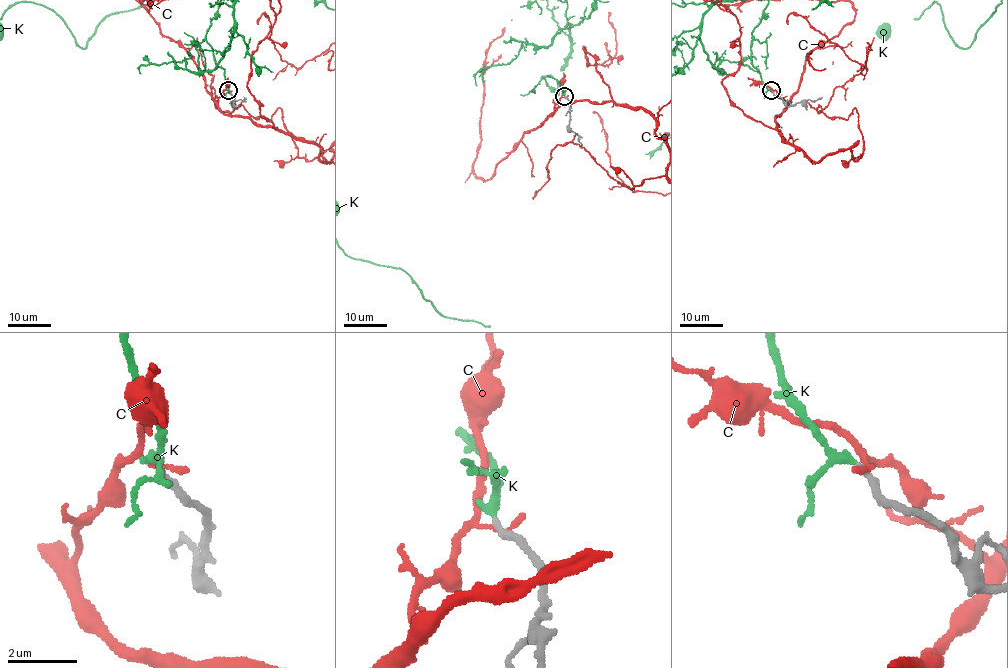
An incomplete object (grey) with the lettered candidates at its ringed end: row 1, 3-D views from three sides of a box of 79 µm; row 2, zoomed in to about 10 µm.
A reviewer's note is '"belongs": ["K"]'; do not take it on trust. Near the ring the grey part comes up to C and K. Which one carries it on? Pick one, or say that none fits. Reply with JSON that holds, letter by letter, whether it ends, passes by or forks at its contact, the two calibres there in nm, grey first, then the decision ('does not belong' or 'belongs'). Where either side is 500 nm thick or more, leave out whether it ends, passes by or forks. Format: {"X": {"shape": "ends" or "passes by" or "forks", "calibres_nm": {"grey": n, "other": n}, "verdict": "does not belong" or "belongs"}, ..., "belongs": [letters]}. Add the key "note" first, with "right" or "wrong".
{"note": "right", "C": {"shape": "passes by", "calibres_nm": {"grey": 240, "other": 160}, "verdict": "does not belong"}, "K": {"shape": "passes by", "calibres_nm": {"grey": 200, "other": 200}, "verdict": "belongs"}, "belongs": ["K"]}

